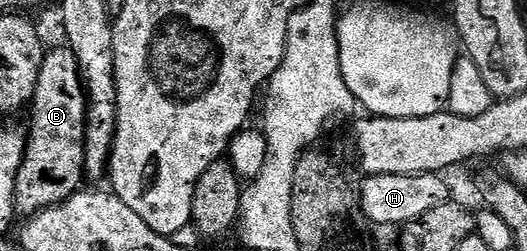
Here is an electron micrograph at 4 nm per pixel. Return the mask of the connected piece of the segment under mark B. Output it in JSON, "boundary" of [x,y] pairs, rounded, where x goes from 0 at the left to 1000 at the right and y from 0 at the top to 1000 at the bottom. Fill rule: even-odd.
{"boundary":[[[93,191],[80,235],[72,283],[70,355],[57,406],[61,486],[51,486],[53,566],[46,586],[46,629],[34,665],[30,717],[30,841],[38,857],[59,857],[78,833],[93,833],[118,809],[127,785],[139,785],[163,721],[159,685],[159,474],[163,406],[159,406],[159,327],[152,315],[152,271],[135,195]]]}

